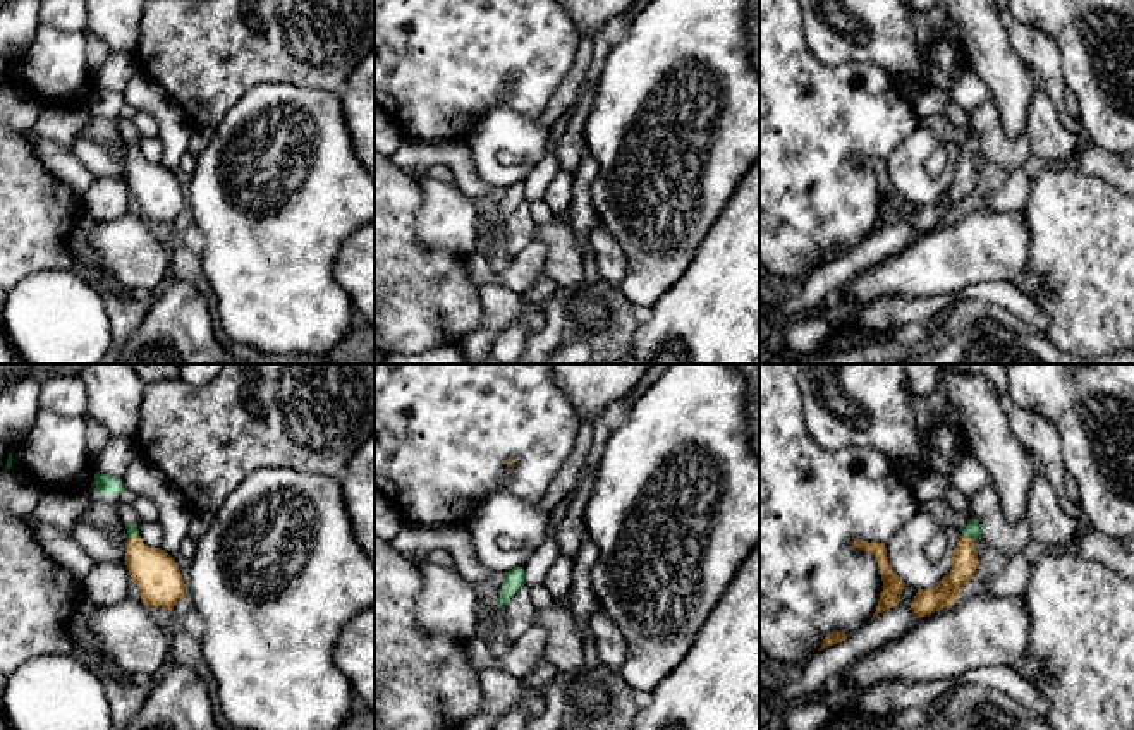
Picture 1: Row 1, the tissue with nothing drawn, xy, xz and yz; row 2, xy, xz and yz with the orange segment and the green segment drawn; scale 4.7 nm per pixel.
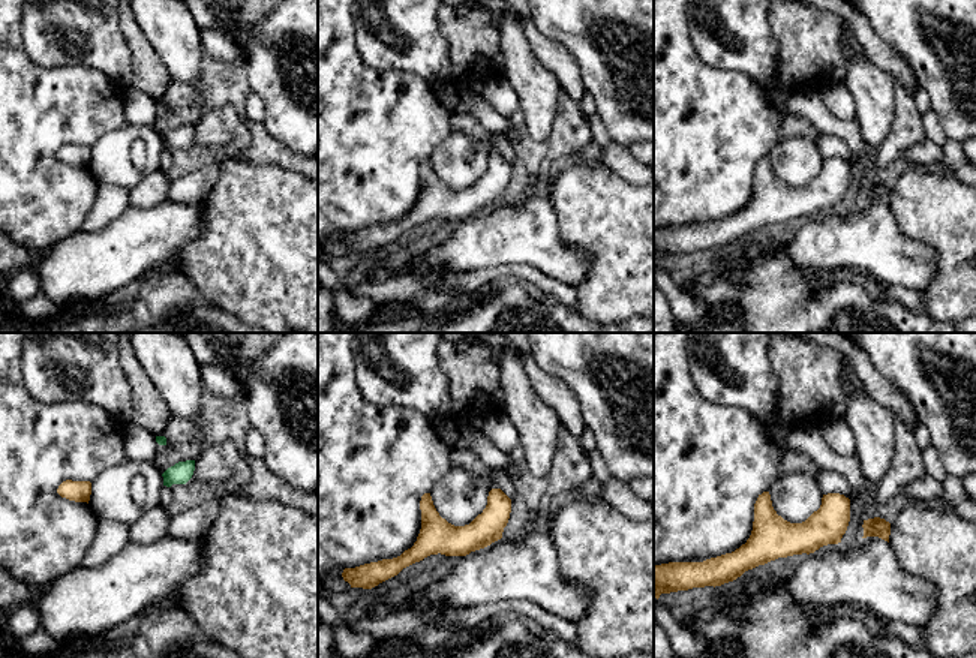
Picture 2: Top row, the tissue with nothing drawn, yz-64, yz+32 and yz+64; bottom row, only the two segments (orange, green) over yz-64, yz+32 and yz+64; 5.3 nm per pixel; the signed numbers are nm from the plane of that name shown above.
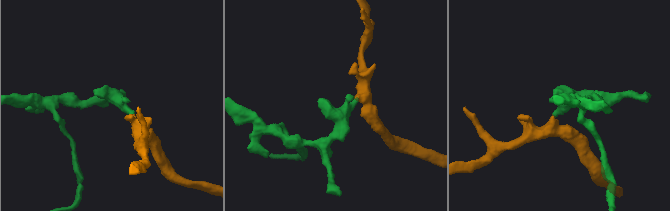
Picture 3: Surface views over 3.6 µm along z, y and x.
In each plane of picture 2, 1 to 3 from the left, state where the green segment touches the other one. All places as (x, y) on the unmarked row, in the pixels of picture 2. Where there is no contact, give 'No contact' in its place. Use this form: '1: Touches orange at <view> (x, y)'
1: No contact
2: No contact
3: No contact

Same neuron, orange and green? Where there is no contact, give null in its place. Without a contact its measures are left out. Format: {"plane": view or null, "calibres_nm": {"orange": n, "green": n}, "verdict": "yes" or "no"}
{"plane": "yz", "calibres_nm": {"orange": 130, "green": 80}, "verdict": "yes"}

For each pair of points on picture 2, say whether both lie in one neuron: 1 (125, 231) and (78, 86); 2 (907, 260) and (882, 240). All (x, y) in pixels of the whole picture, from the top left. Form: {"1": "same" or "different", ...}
{"1": "different", "2": "same"}

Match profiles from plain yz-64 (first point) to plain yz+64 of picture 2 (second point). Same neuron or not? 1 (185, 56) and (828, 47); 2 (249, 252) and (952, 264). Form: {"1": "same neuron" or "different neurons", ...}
{"1": "different neurons", "2": "same neuron"}

